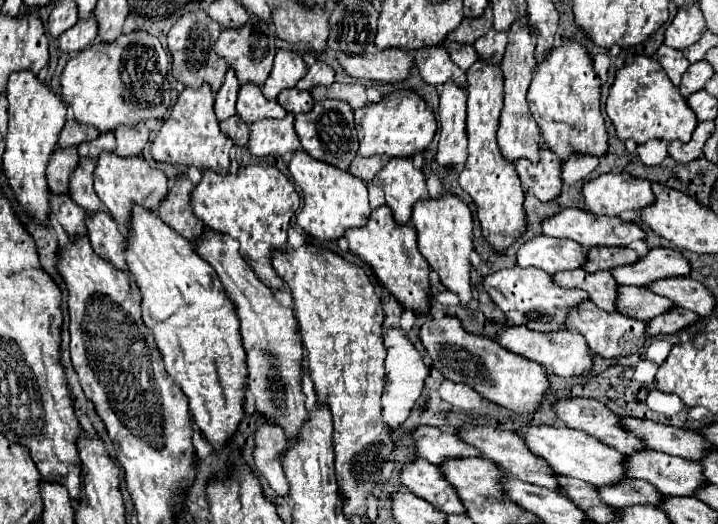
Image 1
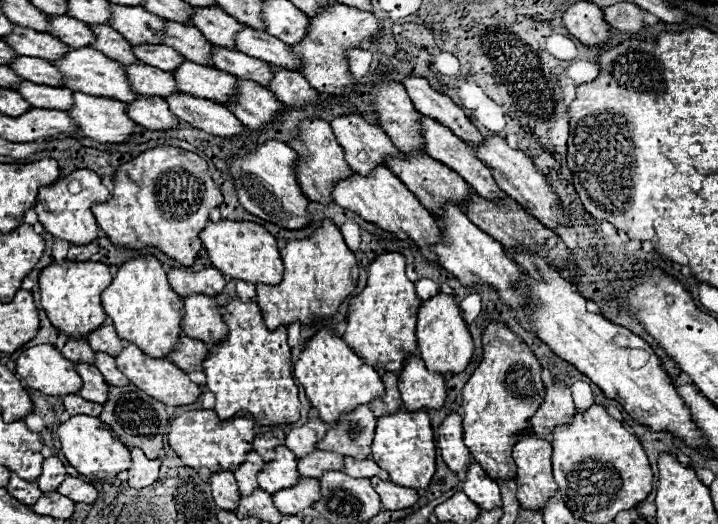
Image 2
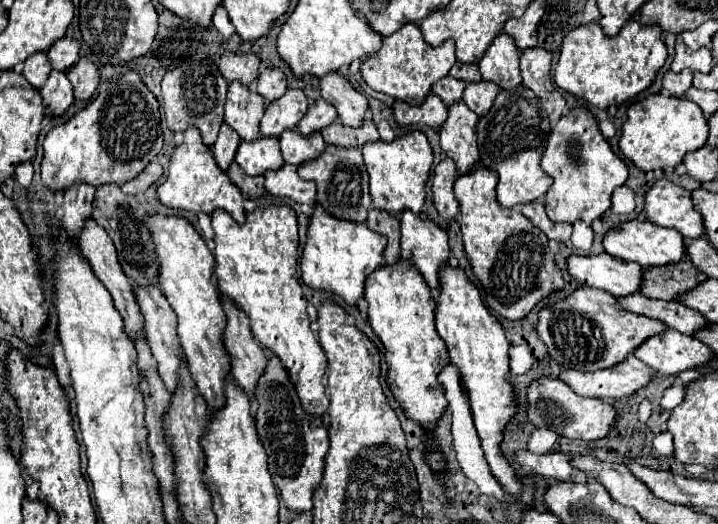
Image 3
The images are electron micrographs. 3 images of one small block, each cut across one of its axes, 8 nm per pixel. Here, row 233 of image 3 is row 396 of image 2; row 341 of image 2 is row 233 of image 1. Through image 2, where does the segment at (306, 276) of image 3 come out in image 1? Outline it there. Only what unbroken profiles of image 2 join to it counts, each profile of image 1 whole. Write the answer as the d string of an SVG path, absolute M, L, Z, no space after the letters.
M298 150L288 162L290 174L294 182L302 188L304 208L296 218L296 224L314 236L316 240L338 240L344 236L346 228L364 226L372 208L368 204L368 186L362 184L356 176L342 172L340 168L330 168L330 164L322 164L322 160L314 160L306 152Z

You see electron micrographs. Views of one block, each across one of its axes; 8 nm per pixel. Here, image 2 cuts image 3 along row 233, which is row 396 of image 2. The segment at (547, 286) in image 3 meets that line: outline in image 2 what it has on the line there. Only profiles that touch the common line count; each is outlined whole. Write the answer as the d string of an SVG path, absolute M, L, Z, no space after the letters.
M490 322L484 328L482 350L482 362L462 388L460 414L464 426L464 444L490 478L516 478L512 448L518 438L512 436L530 430L530 418L538 410L544 394L544 384L540 378L542 368L526 342L506 328L504 322Z

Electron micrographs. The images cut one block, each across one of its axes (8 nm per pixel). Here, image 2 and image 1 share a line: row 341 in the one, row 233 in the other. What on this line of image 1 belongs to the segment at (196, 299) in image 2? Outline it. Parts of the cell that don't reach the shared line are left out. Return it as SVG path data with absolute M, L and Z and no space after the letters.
M210 228L202 232L202 240L194 244L198 256L202 256L218 274L226 296L236 306L236 316L240 320L242 344L246 350L248 364L248 386L256 398L256 410L262 412L274 424L280 424L286 436L296 436L306 420L306 408L300 382L302 368L302 340L298 336L298 324L292 308L278 304L272 290L258 280L252 268L242 260L238 252L238 242L226 234L218 234Z

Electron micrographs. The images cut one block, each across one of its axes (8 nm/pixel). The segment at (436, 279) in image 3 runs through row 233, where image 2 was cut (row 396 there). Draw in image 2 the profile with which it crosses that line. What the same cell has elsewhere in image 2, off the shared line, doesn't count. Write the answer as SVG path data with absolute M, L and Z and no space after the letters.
M408 356L398 376L398 388L402 394L404 408L416 412L422 408L442 408L446 400L444 376L426 370L422 358Z

